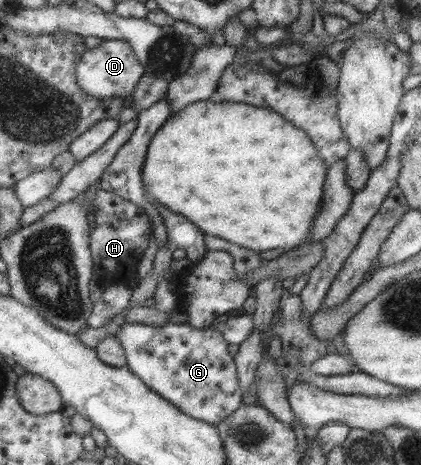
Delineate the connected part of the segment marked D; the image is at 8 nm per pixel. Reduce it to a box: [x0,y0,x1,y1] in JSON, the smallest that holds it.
[74,39,144,99]

